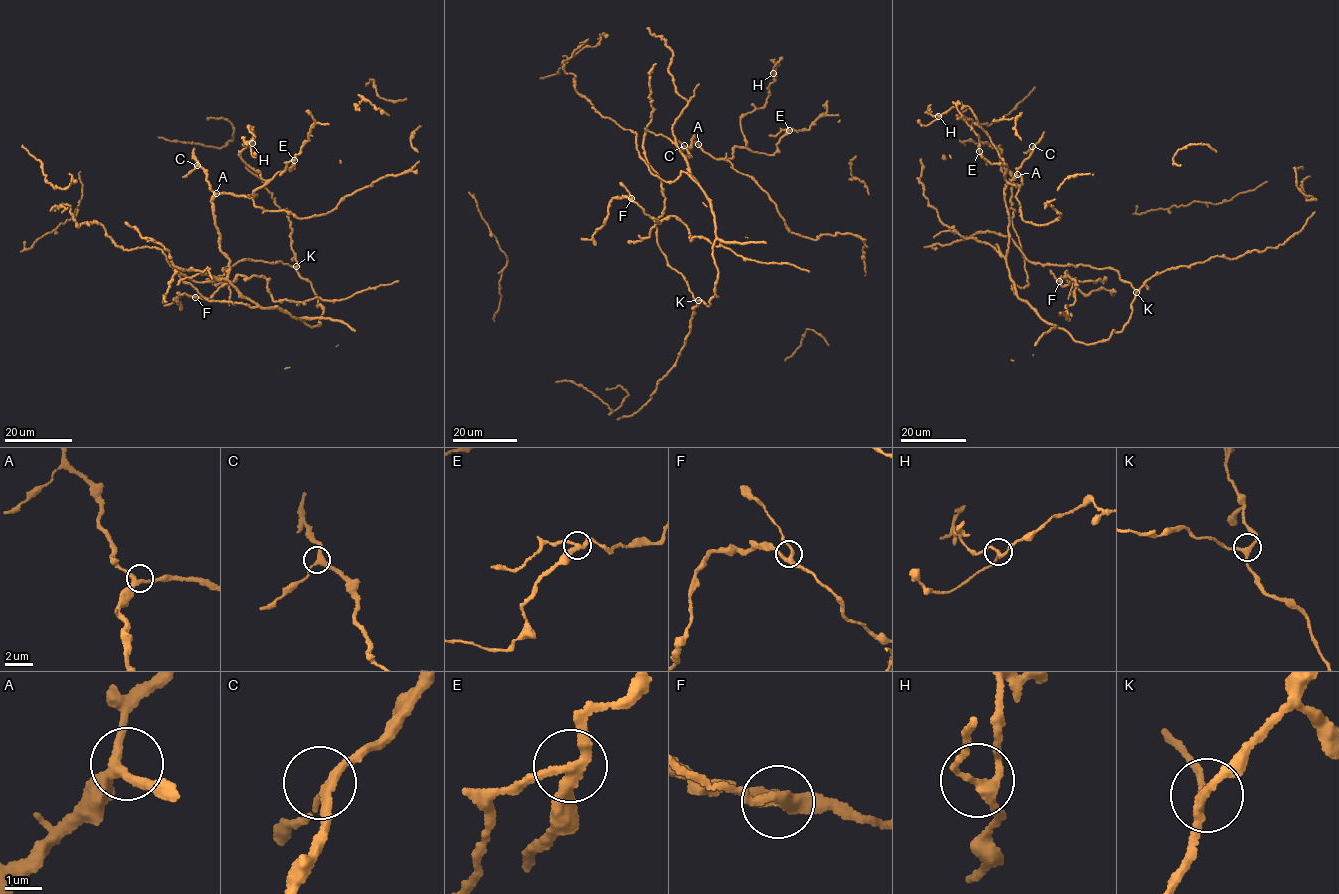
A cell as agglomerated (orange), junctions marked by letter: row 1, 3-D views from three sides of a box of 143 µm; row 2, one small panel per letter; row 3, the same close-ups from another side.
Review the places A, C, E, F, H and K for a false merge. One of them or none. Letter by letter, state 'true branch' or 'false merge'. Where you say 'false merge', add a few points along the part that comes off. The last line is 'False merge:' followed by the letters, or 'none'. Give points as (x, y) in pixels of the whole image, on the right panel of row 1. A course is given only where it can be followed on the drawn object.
A: true branch
C: true branch
E: false merge; course (979, 151), (987, 164)
F: true branch
H: true branch
K: true branch
False merge: E

